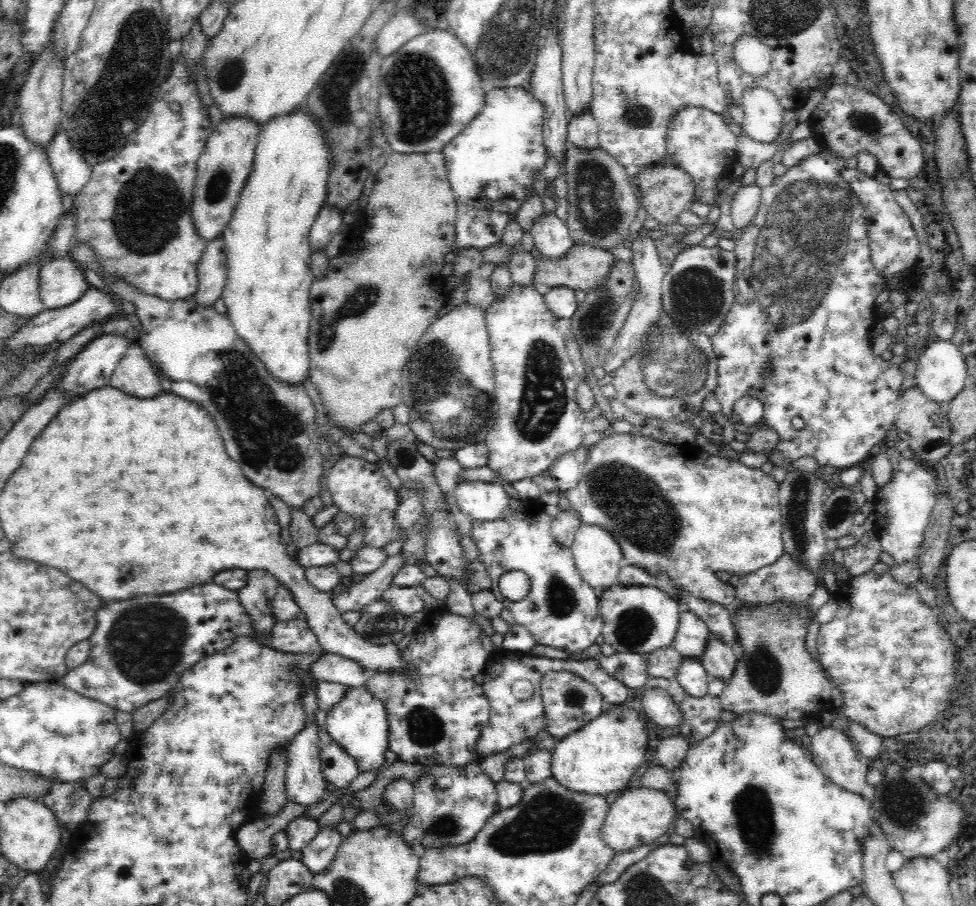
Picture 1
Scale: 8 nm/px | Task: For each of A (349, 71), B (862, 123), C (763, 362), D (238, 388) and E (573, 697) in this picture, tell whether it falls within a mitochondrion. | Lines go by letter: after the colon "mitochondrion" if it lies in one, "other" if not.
A: mitochondrion
B: mitochondrion
C: other
D: mitochondrion
E: mitochondrion

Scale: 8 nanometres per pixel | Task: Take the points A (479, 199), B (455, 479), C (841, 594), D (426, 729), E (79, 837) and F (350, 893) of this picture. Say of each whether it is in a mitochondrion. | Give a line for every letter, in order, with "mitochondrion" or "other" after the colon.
A: other
B: other
C: other
D: mitochondrion
E: other
F: mitochondrion

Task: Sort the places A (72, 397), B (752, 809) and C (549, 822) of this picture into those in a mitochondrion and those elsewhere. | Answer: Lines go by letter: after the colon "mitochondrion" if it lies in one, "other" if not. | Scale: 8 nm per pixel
A: other
B: mitochondrion
C: mitochondrion

